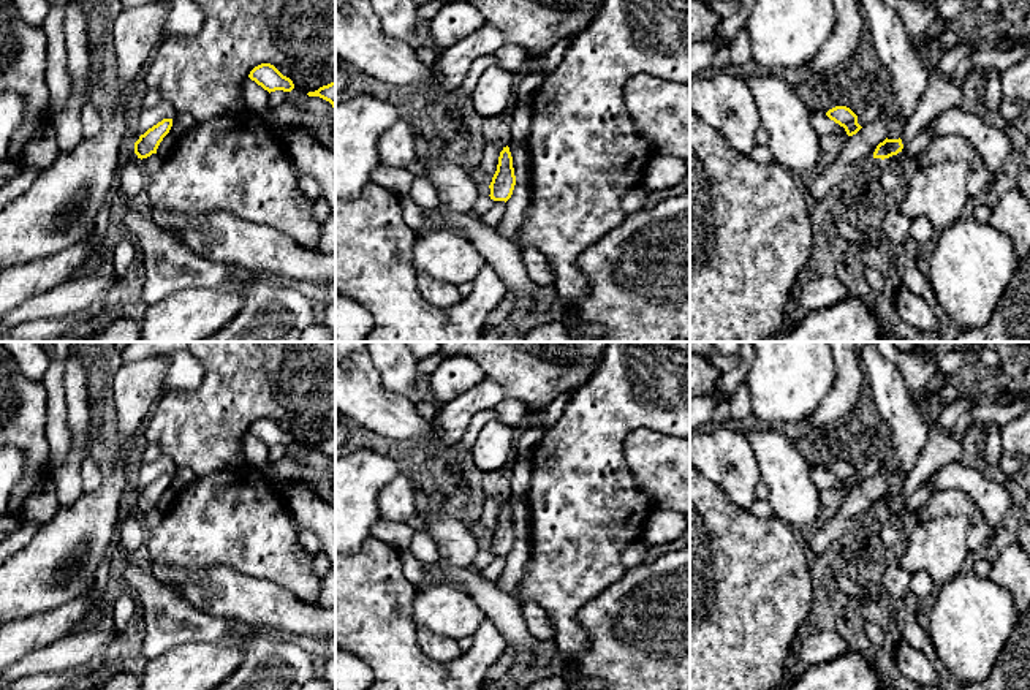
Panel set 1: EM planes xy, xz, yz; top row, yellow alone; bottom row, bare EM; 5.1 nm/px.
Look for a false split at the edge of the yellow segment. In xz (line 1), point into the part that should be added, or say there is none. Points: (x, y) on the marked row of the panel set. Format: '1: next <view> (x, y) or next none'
1: next none

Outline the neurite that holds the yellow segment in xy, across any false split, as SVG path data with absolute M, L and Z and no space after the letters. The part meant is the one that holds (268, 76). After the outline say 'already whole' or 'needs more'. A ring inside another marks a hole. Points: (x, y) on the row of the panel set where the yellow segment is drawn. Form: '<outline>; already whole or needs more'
M261 63L255 66L248 78L255 81L258 85L261 85L264 90L275 92L291 92L294 89L294 84L290 78L283 76L274 65L271 63Z; already whole

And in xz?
M506 146L500 152L497 171L489 185L490 199L506 203L513 195L514 185L516 185L516 176L513 168L513 157L509 147Z; already whole

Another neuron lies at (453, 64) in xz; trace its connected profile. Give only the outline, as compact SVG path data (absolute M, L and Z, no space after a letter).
M489 22L467 38L443 49L434 65L434 79L441 95L456 92L471 63L505 46L503 35Z

